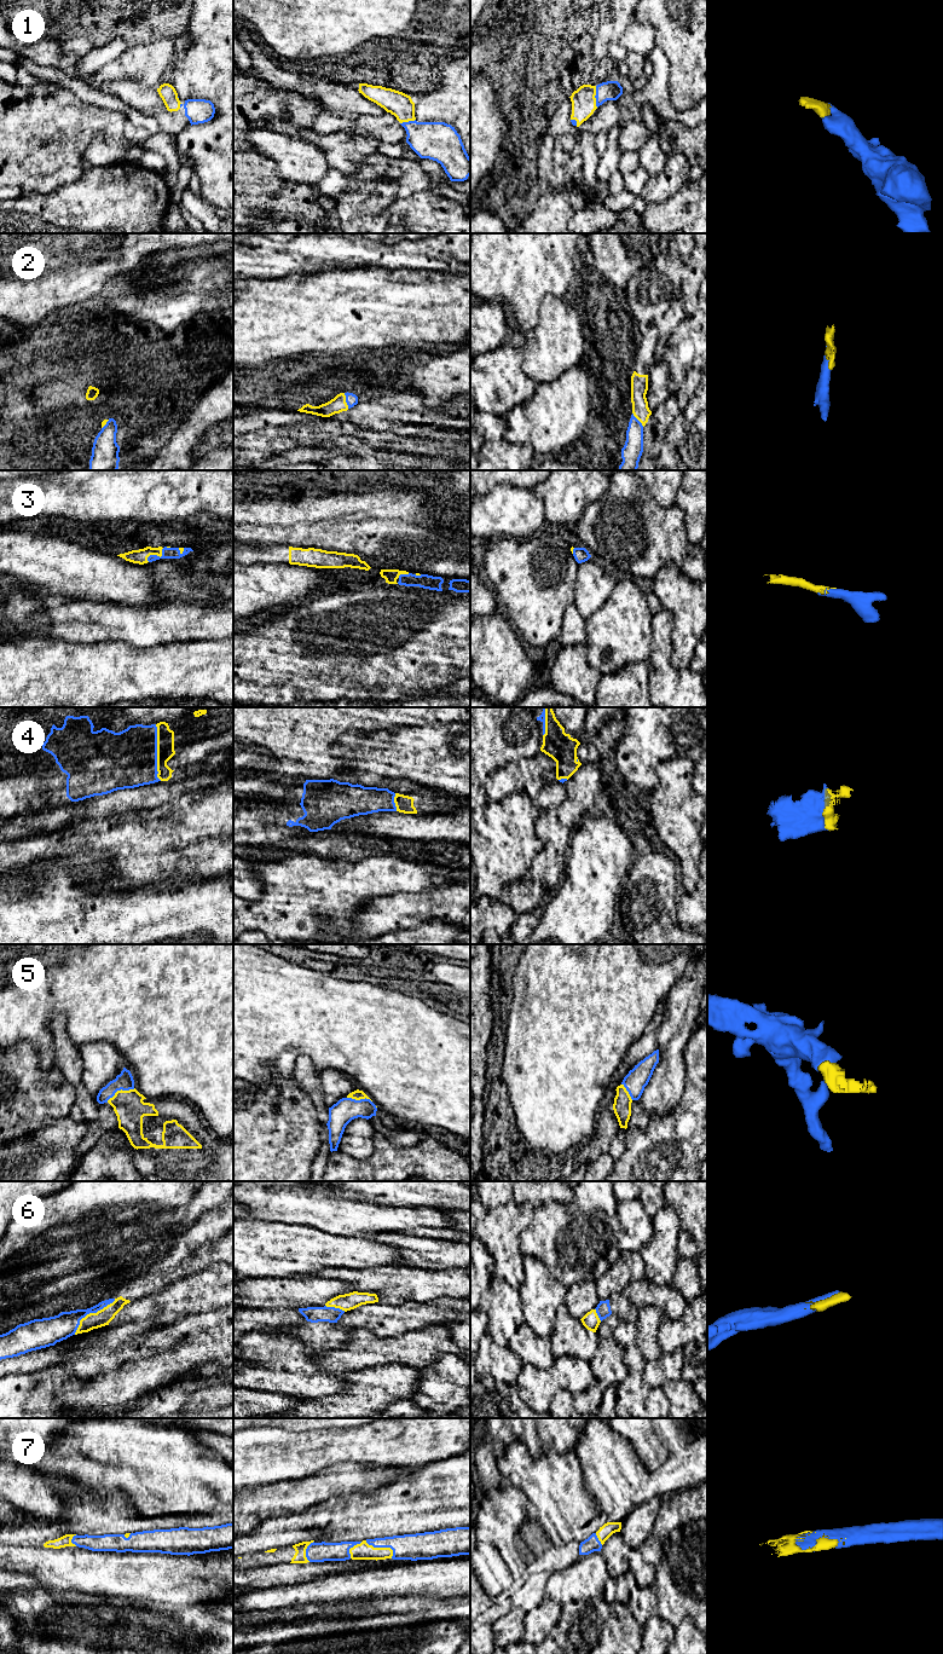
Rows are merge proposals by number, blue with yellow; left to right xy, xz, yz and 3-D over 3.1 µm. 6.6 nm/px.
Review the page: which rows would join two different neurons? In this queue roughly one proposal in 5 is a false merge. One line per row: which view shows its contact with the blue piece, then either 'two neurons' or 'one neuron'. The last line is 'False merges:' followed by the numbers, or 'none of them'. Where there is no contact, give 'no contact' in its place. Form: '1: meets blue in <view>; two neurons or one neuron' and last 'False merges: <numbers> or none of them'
1: meets blue in yz; one neuron
2: meets blue in xz; one neuron
3: meets blue in xy; one neuron
4: meets blue in xy; one neuron
5: meets blue in xy; one neuron
6: meets blue in xy; one neuron
7: meets blue in xz; one neuron
False merges: none of them

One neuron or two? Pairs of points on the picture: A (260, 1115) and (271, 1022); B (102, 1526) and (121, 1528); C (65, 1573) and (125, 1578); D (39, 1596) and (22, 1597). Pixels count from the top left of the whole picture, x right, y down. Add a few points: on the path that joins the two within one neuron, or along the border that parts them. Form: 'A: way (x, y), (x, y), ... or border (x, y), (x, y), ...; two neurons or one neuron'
A: border (289, 1079), (276, 1079), (266, 1088), (246, 1081); two neurons
B: way (106, 1527), (116, 1527); one neuron
C: way (80, 1573), (110, 1573); one neuron
D: way (35, 1597), (25, 1597); one neuron

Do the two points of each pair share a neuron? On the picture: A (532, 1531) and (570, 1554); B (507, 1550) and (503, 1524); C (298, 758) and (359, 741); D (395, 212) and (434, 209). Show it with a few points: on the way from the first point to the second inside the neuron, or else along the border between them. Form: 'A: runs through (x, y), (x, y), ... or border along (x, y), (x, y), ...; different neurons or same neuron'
A: runs through (542, 1540), (555, 1554), (560, 1554); same neuron
B: runs through (503, 1544), (503, 1530); same neuron
C: border along (354, 732), (337, 739), (333, 746), (335, 757); different neurons
D: runs through (405, 212), (424, 212); same neuron

